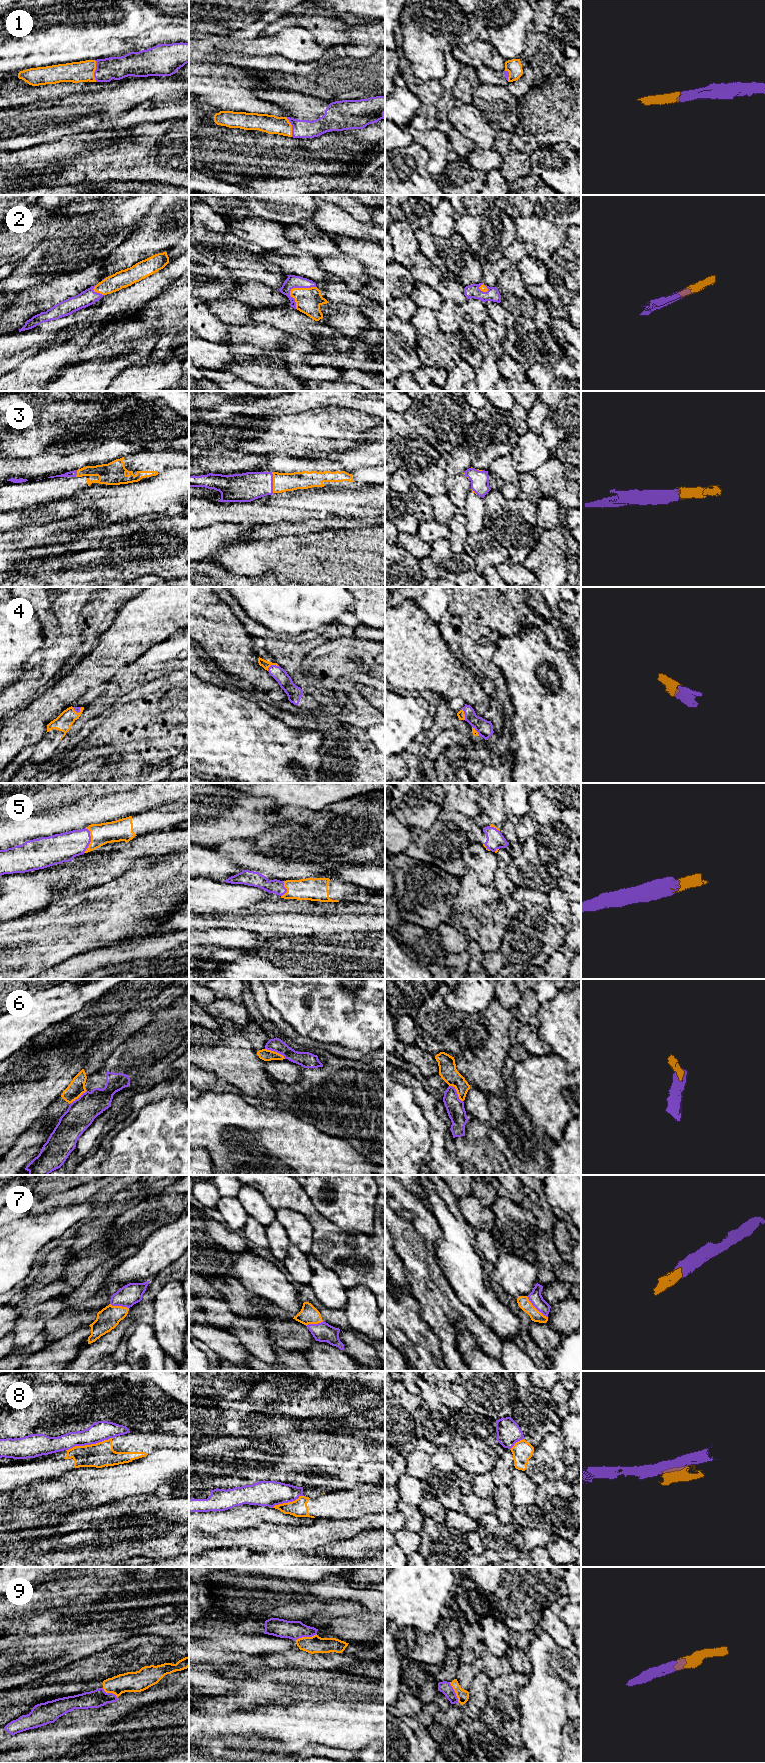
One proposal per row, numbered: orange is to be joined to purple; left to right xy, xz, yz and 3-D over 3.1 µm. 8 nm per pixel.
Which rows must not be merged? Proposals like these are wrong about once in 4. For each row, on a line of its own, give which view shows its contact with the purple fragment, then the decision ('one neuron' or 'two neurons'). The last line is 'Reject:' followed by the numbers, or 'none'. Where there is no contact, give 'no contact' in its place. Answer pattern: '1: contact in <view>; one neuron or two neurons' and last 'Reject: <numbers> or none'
1: contact in xy; one neuron
2: contact in xz; one neuron
3: contact in xz; one neuron
4: contact in xz; one neuron
5: contact in xy; one neuron
6: contact in xz; two neurons
7: contact in yz; one neuron
8: contact in xy; two neurons
9: contact in xz; one neuron
Reject: 6, 8

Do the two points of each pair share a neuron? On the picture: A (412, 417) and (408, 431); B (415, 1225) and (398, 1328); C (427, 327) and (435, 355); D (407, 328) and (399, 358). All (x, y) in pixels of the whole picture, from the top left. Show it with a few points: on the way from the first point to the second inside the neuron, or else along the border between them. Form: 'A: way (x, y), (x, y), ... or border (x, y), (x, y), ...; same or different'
A: border (402, 415), (405, 421), (419, 435); different
B: border (399, 1258), (403, 1265), (406, 1282), (417, 1301); different
C: way (428, 334), (431, 348); same
D: way (401, 335), (399, 337), (399, 351); same

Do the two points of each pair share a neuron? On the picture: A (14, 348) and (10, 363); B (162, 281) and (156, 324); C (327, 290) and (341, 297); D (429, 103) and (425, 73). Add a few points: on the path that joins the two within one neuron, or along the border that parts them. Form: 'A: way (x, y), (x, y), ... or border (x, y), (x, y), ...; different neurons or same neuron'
A: way (16, 352), (12, 359); same neuron
B: border (178, 277), (157, 295), (146, 300), (141, 305); different neurons
C: way (330, 290), (338, 294); same neuron
D: border (409, 66), (422, 80), (439, 80); different neurons

